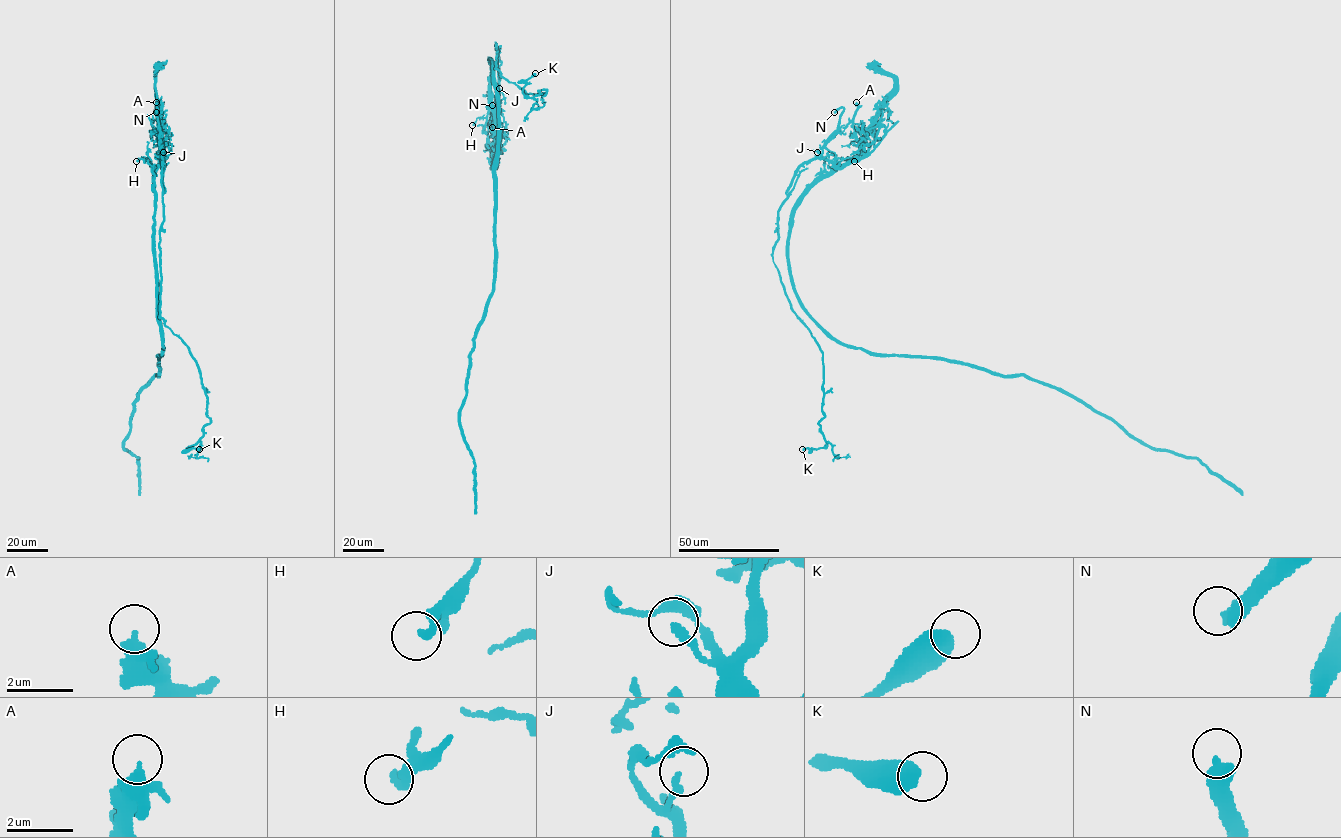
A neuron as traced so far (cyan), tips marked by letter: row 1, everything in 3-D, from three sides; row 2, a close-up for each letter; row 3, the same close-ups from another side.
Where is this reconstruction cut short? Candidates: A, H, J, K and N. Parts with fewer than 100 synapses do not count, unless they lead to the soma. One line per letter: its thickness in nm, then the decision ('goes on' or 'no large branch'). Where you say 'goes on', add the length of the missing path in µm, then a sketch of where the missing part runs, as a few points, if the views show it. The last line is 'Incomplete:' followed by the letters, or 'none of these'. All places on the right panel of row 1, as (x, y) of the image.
A: 320 nm | no large branch
H: 260 nm | no large branch
J: 220 nm | no large branch
K: 550 nm | no large branch
N: 480 nm | goes on | 45 µm | (834, 112), (824, 131), (825, 138), (808, 143), (794, 159)
Incomplete: N

